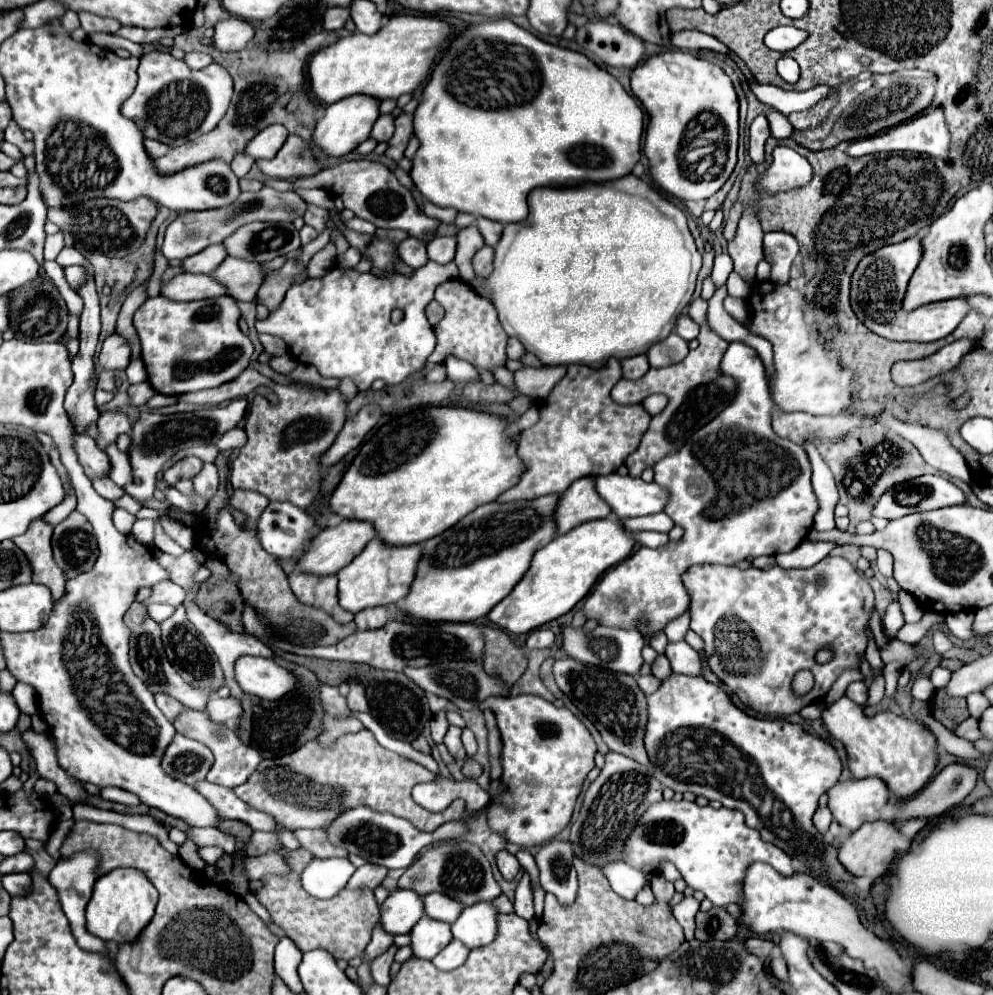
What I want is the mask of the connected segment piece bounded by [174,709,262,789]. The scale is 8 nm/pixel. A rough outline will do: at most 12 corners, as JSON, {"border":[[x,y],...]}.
{"border":[[202,711],[174,719],[180,735],[212,749],[210,783],[234,789],[262,761],[228,725]]}

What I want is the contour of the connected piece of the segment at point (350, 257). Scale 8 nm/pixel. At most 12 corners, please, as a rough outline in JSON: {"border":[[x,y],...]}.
{"border":[[348,249],[337,258],[341,267],[354,268],[362,256],[357,249]]}

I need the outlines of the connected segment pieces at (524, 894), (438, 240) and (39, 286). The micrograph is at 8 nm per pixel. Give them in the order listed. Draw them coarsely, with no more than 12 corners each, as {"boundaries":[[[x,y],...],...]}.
{"boundaries":[[[524,877],[516,889],[514,913],[524,919],[534,917],[530,877]],[[434,237],[428,257],[436,263],[454,261],[456,239]],[[40,273],[10,293],[22,341],[58,341],[68,307]]]}

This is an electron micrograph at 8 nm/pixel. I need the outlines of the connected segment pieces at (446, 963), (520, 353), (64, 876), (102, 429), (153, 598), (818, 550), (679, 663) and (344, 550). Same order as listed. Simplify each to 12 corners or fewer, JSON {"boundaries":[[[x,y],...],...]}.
{"boundaries":[[[454,939],[432,959],[440,971],[466,961],[468,947]],[[508,339],[508,357],[520,361],[526,355],[518,339]],[[92,853],[60,859],[48,881],[58,893],[80,949],[110,959],[106,943],[86,931],[96,881]],[[102,413],[96,443],[100,449],[116,443],[132,425],[124,413]],[[172,581],[156,583],[144,605],[168,603],[178,607],[186,591]],[[802,541],[794,551],[776,555],[782,569],[812,567],[834,543]],[[686,643],[666,645],[672,671],[700,675],[700,655]],[[366,521],[326,527],[296,563],[302,573],[336,575],[376,535]]]}

